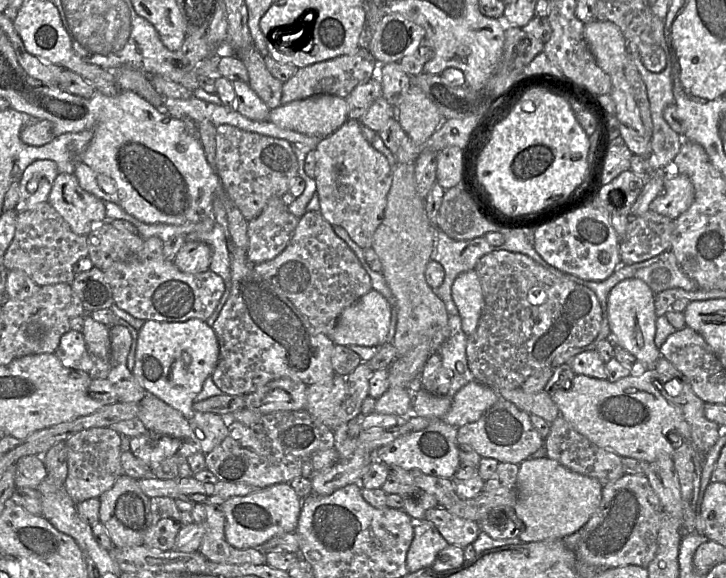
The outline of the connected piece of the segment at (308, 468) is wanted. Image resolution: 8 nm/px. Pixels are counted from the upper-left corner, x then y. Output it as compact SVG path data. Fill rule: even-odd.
M305 410L279 411L263 415L257 423L250 426L235 420L229 422L228 435L213 451L205 454L205 462L207 469L220 481L244 483L264 489L276 484L289 484L296 477L305 477L311 480L318 473L313 465L313 457L329 450L335 450L335 439L333 431L328 426Z

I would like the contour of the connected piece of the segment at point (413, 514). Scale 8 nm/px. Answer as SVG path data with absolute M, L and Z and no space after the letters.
M391 474L381 489L387 495L399 495L403 500L402 510L415 522L423 521L426 511L438 506L437 499L433 495L419 487L401 483Z

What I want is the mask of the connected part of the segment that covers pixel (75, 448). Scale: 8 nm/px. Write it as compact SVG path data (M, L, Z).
M112 427L82 430L66 442L68 450L68 473L65 489L75 504L100 495L114 485L124 474L121 465L121 436Z

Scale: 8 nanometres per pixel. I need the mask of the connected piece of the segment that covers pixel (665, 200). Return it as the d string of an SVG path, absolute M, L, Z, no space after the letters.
M666 169L663 191L651 202L649 210L675 220L687 211L695 198L695 189L686 175Z

